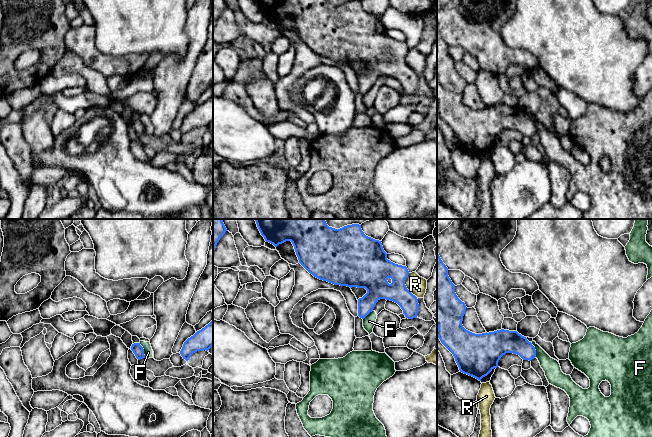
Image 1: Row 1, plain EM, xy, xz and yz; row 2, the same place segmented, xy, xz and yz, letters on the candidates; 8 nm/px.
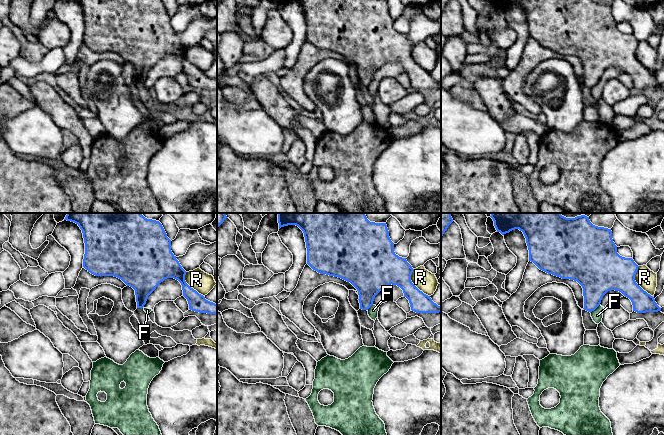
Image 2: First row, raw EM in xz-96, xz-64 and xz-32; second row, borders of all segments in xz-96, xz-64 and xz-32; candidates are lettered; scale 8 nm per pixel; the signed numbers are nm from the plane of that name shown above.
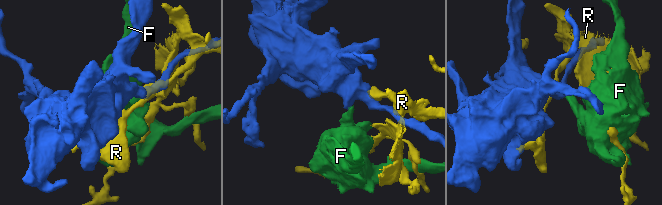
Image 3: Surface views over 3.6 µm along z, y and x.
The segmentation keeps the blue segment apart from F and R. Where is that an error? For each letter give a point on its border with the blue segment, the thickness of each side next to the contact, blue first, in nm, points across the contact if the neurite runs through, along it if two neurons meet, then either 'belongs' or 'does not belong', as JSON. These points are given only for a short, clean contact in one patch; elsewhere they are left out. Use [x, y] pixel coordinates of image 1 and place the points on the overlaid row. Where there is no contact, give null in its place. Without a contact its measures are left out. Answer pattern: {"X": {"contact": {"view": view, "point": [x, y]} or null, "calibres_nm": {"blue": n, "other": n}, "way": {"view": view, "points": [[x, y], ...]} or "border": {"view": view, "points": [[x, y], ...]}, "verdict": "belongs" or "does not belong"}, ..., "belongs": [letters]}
{"F": {"contact": {"view": "xy", "point": [143, 350]}, "calibres_nm": {"blue": 90, "other": 80}, "border": {"view": "xy", "points": [[139, 342], [145, 357]]}, "verdict": "does not belong"}, "R": {"contact": {"view": "xz", "point": [405, 286]}, "calibres_nm": {"blue": 200, "other": 150}, "verdict": "does not belong"}, "belongs": []}

